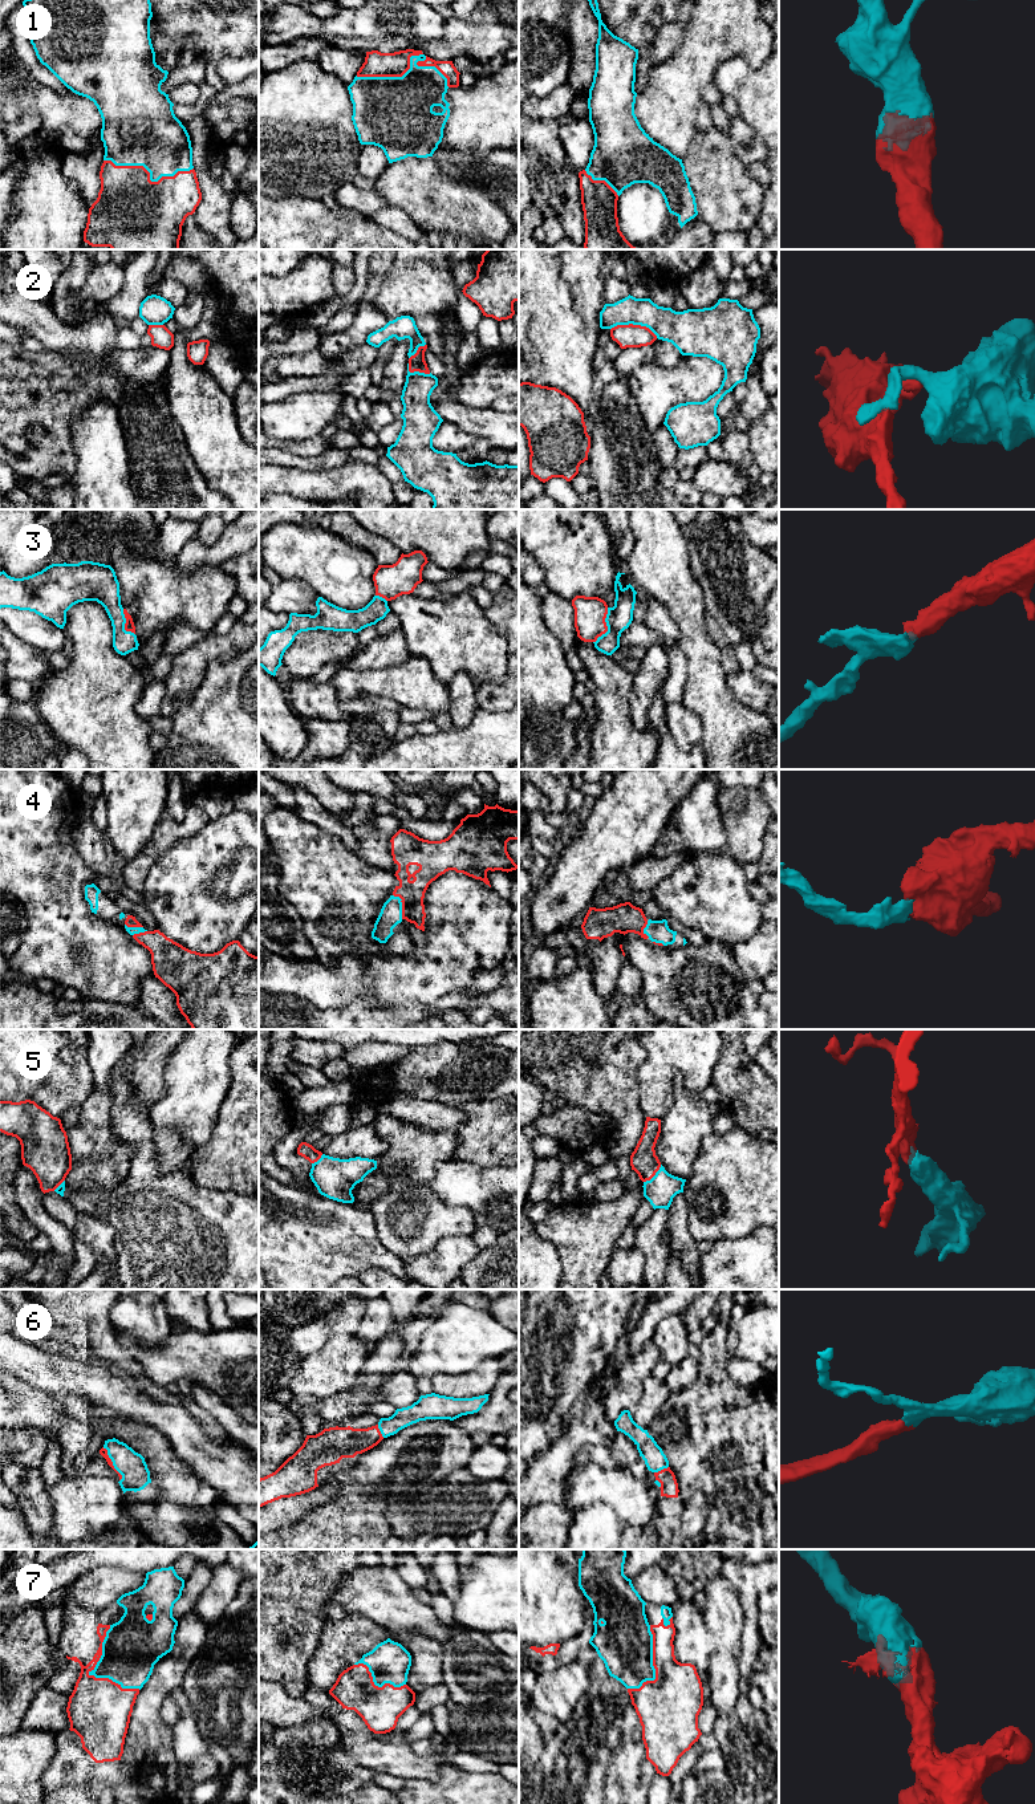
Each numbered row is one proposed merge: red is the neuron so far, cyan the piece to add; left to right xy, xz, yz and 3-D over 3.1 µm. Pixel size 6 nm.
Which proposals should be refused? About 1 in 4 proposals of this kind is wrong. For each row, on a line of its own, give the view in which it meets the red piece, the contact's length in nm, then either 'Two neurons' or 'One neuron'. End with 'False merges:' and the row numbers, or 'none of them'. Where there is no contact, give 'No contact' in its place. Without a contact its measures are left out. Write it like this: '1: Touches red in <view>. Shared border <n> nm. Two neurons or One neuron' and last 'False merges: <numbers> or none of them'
1: Touches red in xy. Shared border 550 nm. One neuron
2: Touches red in yz. Shared border 300 nm. Two neurons
3: Touches red in yz. Shared border 240 nm. One neuron
4: Touches red in xz. Shared border 160 nm. One neuron
5: Touches red in yz. Shared border 160 nm. One neuron
6: Touches red in xy. Shared border 240 nm. One neuron
7: Touches red in xy. Shared border 440 nm. One neuron
False merges: 2

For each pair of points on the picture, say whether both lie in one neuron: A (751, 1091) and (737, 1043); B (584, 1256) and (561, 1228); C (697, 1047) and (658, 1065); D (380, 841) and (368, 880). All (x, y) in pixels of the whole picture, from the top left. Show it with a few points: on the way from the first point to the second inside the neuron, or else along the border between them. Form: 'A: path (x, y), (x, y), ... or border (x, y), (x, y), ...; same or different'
A: path (739, 1079), (735, 1072), (735, 1055); same
B: path (583, 1250), (568, 1235); same
C: path (688, 1047), (677, 1047), (668, 1056); same
D: border (353, 852), (366, 862), (390, 870); different

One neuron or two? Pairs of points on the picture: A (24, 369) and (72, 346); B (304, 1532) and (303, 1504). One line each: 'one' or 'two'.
A: two
B: two

